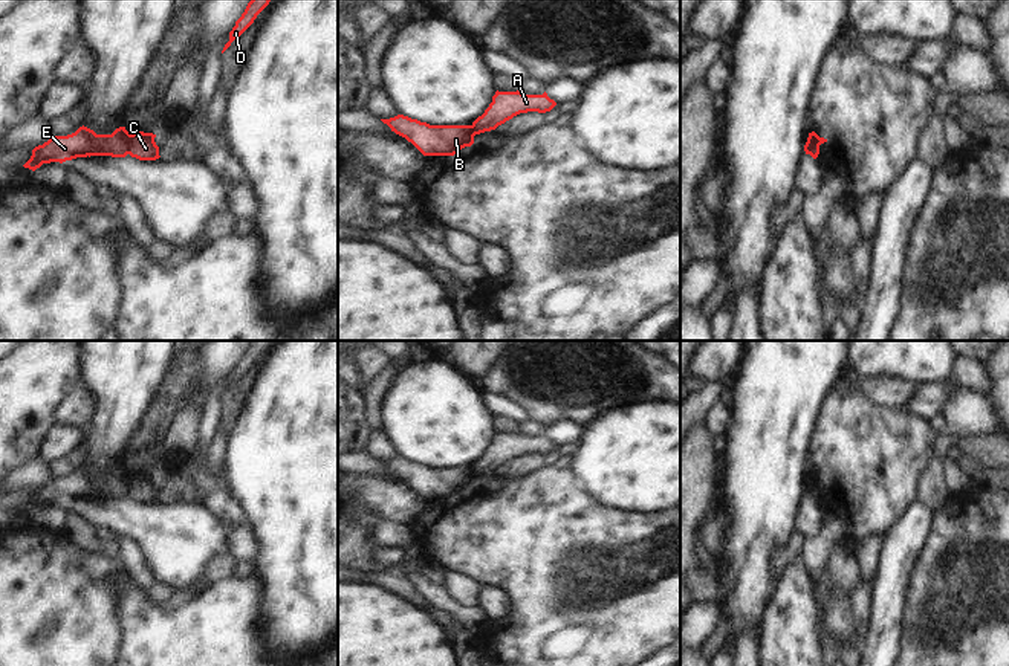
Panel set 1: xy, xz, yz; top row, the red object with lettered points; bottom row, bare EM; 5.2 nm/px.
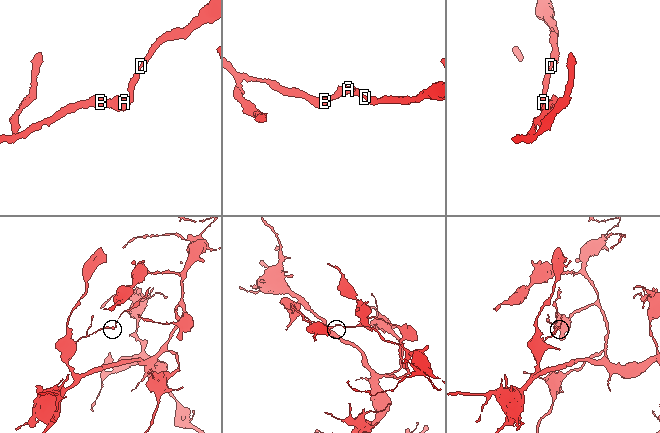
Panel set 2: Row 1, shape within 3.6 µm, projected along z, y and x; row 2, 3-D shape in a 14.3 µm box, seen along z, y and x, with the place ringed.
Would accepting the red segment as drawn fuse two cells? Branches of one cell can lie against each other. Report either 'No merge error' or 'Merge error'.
Merge error.

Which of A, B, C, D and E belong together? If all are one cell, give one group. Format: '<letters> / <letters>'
A C D / B E

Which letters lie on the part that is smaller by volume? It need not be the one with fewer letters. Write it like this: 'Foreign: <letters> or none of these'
Foreign: A, C, D

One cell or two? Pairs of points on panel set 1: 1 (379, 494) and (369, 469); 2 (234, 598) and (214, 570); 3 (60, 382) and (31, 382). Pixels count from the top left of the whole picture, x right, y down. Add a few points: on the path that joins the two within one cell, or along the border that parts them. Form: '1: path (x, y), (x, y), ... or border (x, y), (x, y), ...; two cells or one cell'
1: border (392, 474), (386, 477), (353, 475); two cells
2: border (233, 576), (213, 582), (190, 599); two cells
3: path (52, 382), (38, 382); one cell

